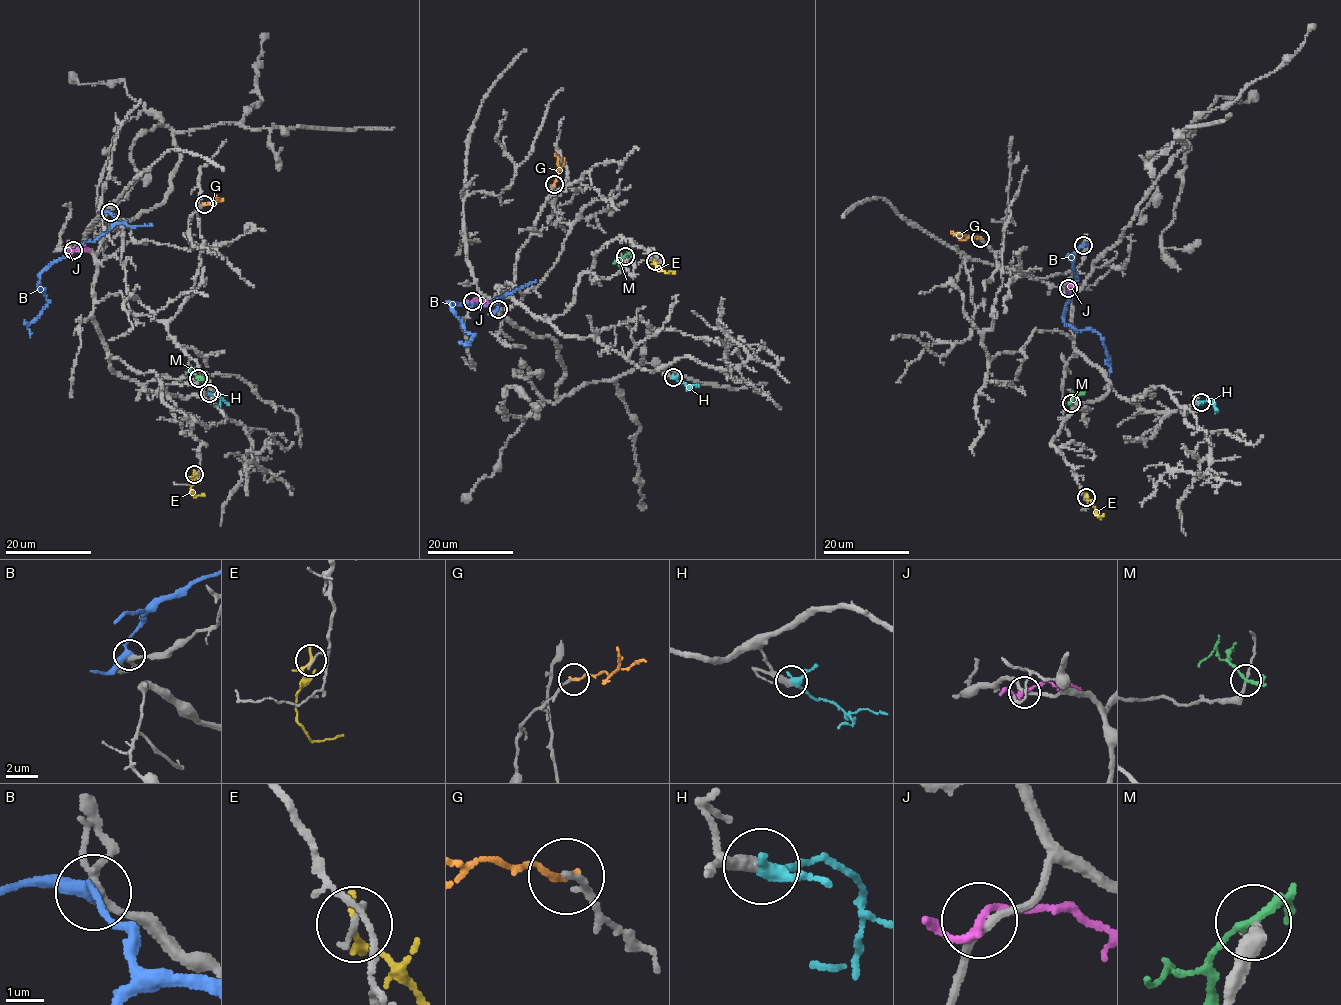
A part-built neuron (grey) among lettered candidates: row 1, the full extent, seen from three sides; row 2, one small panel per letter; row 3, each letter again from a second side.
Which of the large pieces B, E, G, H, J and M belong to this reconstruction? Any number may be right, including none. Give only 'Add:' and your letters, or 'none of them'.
Add: H

